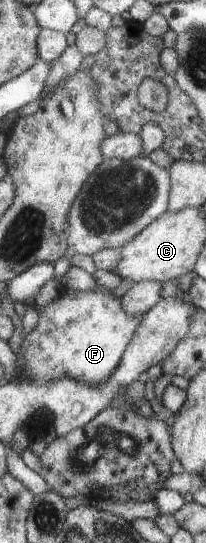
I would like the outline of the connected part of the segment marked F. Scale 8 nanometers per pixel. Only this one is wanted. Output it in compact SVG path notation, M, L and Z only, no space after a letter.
M60 283L58 290L58 300L48 308L39 308L36 328L22 340L22 355L18 354L16 371L19 374L16 380L42 384L50 383L52 379L70 377L90 386L107 383L116 372L123 355L126 354L144 315L130 316L123 308L121 298L113 295L112 290L108 288L74 291Z

